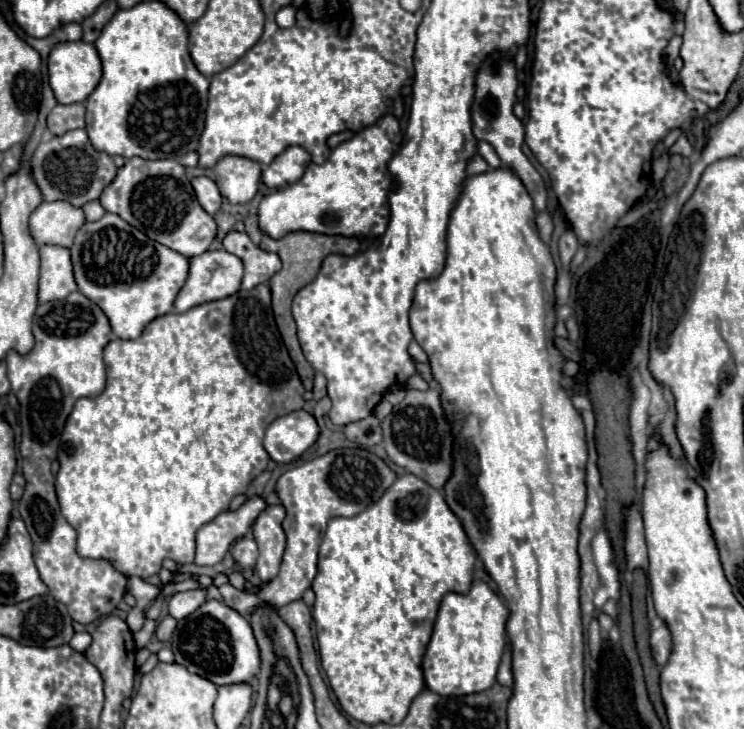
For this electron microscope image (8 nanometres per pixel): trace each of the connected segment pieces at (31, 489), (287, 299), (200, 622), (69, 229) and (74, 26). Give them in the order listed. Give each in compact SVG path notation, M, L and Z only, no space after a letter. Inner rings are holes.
M80 291L66 299L40 303L32 321L36 345L30 353L20 355L8 351L8 379L12 391L20 401L22 441L20 455L24 459L22 473L26 477L26 491L20 499L20 517L32 535L34 563L40 579L56 601L68 607L72 619L86 625L108 617L126 593L128 577L120 573L110 559L86 561L76 553L76 531L64 519L54 493L54 475L50 473L52 459L60 443L60 433L76 399L96 397L106 383L106 367L102 351L112 339L110 321L104 311Z
M300 231L300 233L288 233L288 237L282 237L282 239L272 239L268 235L262 237L262 243L260 243L262 249L266 251L274 251L280 255L282 259L282 269L270 279L270 289L272 289L272 309L274 309L274 319L276 319L276 325L280 329L280 335L282 335L282 341L296 365L296 371L302 379L302 385L306 391L312 391L312 379L314 379L314 369L308 365L308 361L304 359L302 355L302 349L300 349L300 343L298 343L298 337L296 337L296 323L294 323L294 317L292 317L292 297L308 283L312 283L320 271L320 265L322 261L328 257L328 255L346 255L346 257L352 257L358 253L358 241L356 239L348 239L348 237L328 237L328 235L318 235L318 233L308 233L308 231Z
M210 599L188 617L180 619L172 635L172 651L176 663L184 665L190 673L202 675L216 685L230 685L250 681L260 667L260 653L248 619L224 601Z
M44 201L30 215L30 233L36 245L70 247L84 221L80 207L68 205L68 201Z
M62 23L60 31L66 35L66 41L80 41L82 39L82 25L80 23Z

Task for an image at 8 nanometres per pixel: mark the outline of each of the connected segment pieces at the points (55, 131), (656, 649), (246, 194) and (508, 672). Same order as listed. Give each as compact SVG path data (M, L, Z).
M84 103L56 105L48 115L48 129L52 131L52 135L64 135L72 129L80 129L86 125L84 113L86 113Z
M662 625L660 629L654 629L650 635L650 649L654 655L656 665L666 665L668 657L670 657L670 649L672 649L672 641L670 641L670 633L666 629L666 625Z
M226 155L214 165L218 189L230 203L248 203L256 195L260 171L260 163L238 155Z
M510 651L504 653L502 663L498 667L498 683L504 687L512 687L512 663L510 663Z

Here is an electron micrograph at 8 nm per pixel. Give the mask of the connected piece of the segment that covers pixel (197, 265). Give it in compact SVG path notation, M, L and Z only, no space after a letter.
M220 249L220 251L204 251L202 255L192 257L190 259L188 279L186 279L184 287L180 289L176 301L174 301L176 313L184 313L184 311L192 309L196 305L234 295L240 289L242 273L244 273L244 265L242 265L240 257L236 257L236 255L232 255L232 253L224 251L224 249Z

